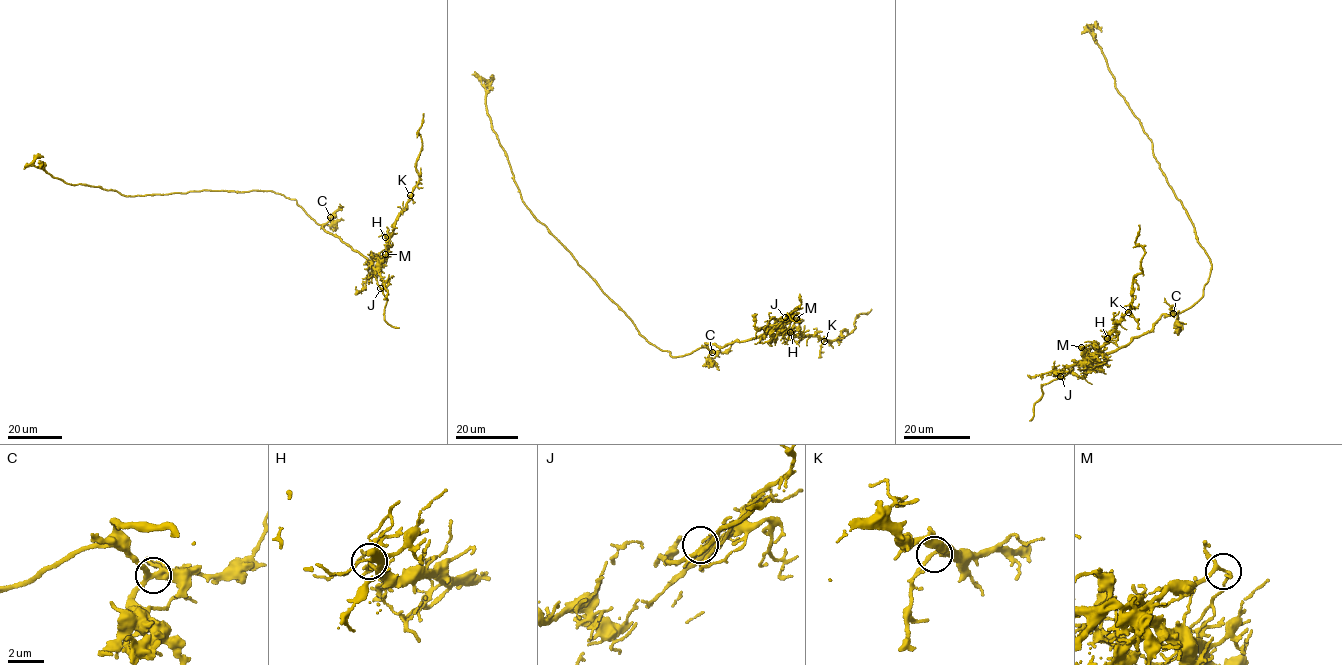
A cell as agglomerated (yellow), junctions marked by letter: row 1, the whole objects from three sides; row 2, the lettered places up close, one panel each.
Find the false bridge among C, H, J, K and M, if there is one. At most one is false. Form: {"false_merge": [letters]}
{"false_merge": ["M"]}

